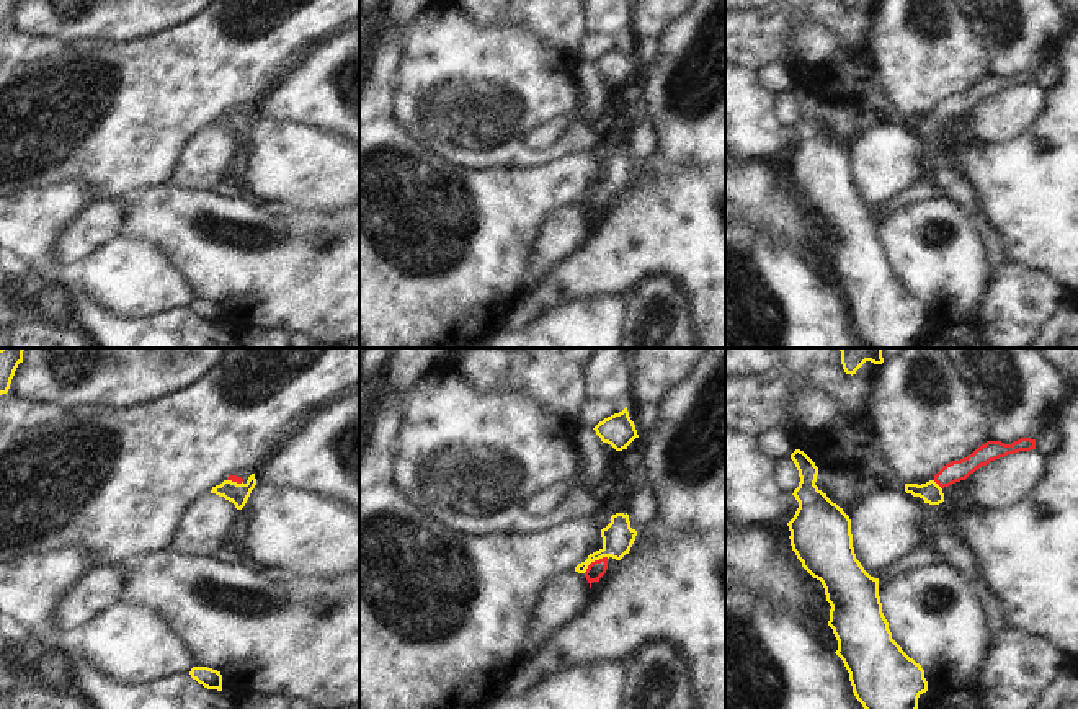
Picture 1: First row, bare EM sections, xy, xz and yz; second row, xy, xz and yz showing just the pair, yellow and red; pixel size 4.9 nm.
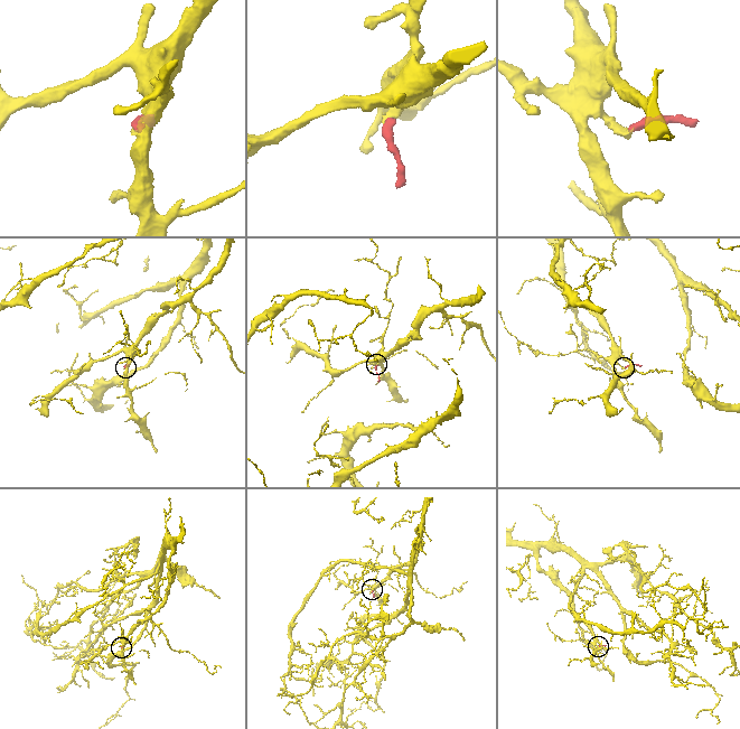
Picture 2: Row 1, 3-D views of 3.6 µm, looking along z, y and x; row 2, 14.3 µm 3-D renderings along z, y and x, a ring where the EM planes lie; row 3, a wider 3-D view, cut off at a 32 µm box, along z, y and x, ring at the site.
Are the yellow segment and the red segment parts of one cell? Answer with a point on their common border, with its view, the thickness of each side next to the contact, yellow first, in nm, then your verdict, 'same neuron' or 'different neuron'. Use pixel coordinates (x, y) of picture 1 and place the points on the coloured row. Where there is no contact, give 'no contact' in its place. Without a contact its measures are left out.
xz (595, 559) | 160/90 nm | same neuron

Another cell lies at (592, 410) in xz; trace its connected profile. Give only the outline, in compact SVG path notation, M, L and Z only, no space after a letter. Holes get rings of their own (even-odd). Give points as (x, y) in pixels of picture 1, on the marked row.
M585 399L578 407L577 423L585 428L595 428L604 418L622 412L626 407L614 400Z

